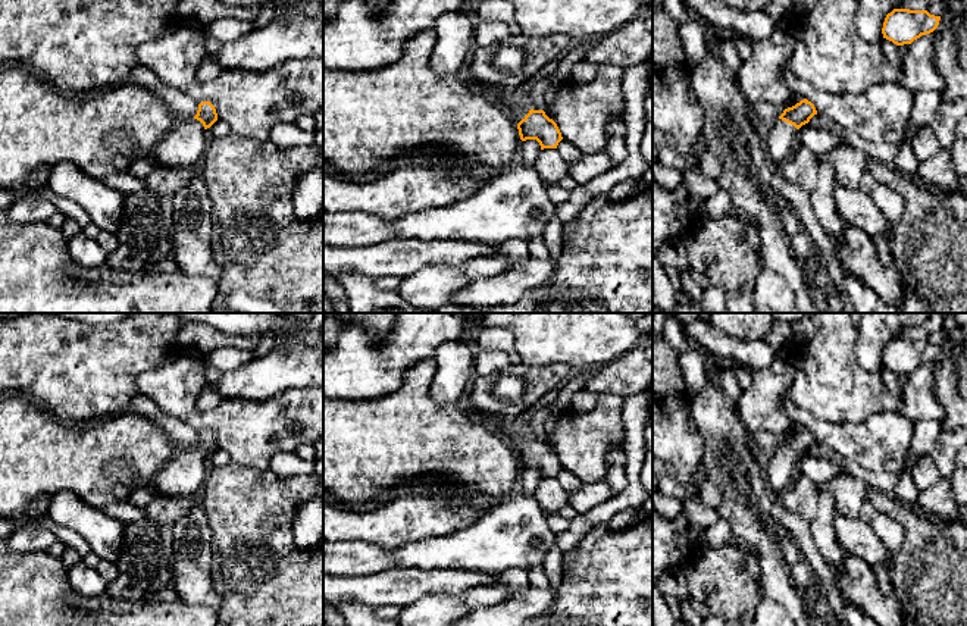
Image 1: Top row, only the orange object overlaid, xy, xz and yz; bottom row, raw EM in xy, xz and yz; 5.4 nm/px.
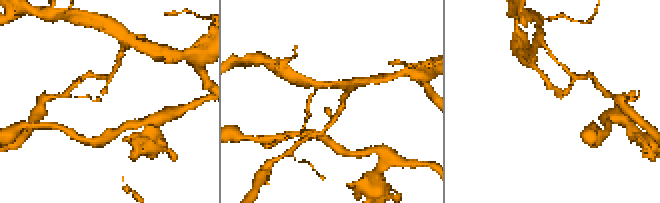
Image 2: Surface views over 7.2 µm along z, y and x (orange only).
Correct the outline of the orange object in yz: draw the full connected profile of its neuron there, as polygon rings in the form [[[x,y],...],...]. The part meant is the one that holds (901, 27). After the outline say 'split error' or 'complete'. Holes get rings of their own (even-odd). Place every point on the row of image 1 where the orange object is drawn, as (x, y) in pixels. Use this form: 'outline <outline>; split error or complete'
outline [[[894,9],[885,18],[882,34],[896,46],[911,44],[921,35],[933,32],[939,21],[941,16],[927,10]]]; complete

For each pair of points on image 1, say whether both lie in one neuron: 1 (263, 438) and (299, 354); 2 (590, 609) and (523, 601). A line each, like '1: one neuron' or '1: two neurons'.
1: two neurons
2: two neurons

